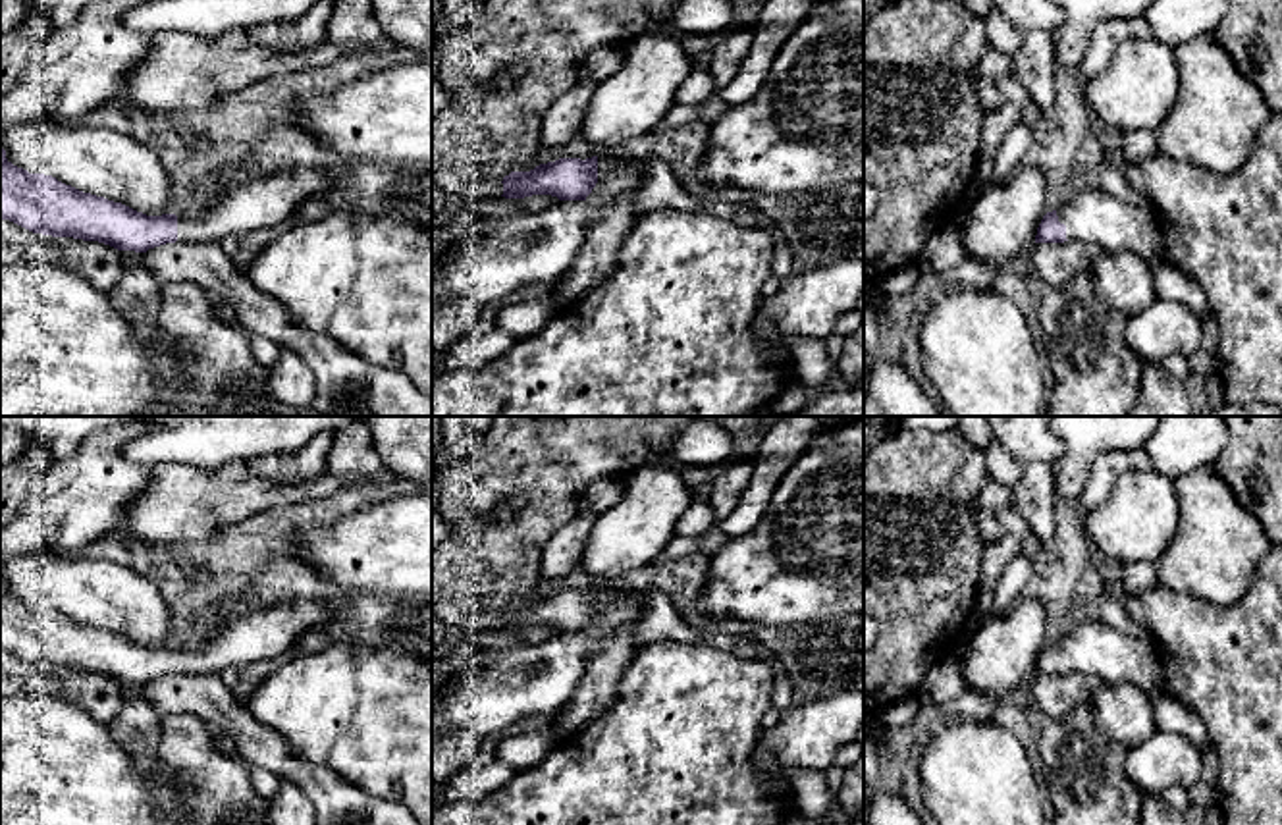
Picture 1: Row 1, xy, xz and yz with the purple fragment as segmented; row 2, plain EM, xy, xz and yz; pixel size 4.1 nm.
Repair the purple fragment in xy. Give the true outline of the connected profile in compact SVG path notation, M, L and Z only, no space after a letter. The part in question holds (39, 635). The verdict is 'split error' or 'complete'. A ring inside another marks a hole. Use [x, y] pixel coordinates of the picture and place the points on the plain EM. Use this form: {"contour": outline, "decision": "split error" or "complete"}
{"contour": "M0 578L0 652L33 665L98 673L147 684L175 673L220 673L283 655L301 636L324 628L334 609L320 599L251 605L224 617L200 648L147 648L121 634L83 625L52 607L13 598Z", "decision": "split error"}

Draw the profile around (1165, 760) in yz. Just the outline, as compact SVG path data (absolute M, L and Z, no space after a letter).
M1157 731L1143 744L1128 748L1122 769L1143 794L1161 796L1170 786L1189 790L1201 781L1201 750L1180 734Z

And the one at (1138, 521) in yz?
M1155 468L1124 472L1107 501L1085 515L1083 524L1093 547L1120 565L1157 563L1180 524L1174 482Z

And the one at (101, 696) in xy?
M0 652L0 696L13 694L69 700L102 725L110 725L127 700L121 682L110 677L33 665L10 652Z

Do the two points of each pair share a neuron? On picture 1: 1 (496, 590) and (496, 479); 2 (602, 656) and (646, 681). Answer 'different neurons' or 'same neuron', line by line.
1: same neuron
2: different neurons

